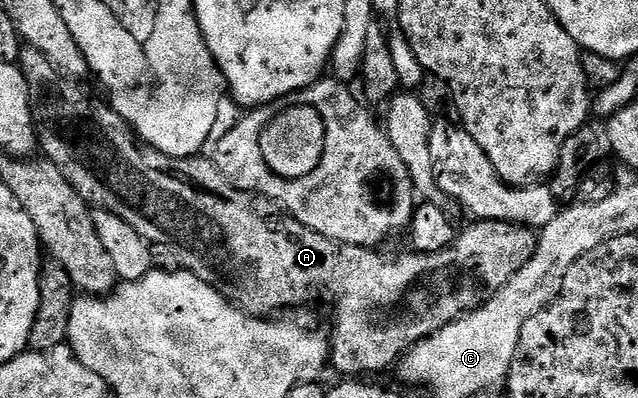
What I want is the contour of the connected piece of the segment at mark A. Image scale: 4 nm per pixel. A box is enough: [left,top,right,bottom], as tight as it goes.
[18,46,538,378]

